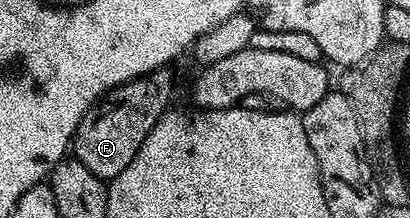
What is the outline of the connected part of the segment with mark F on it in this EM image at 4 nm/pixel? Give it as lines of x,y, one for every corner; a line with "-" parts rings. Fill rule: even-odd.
166,68
156,70
144,78
133,78
131,82
125,82
115,90
109,90
106,97
98,99
94,107
82,117
72,139
72,154
80,160
80,164
84,164
84,168
88,168
88,172
103,180
109,180
120,176
120,172
124,172
124,168
132,164
132,156
140,152
140,144
144,144
148,132
152,132
154,125
171,105
170,97
174,94
174,82
170,79
170,72

